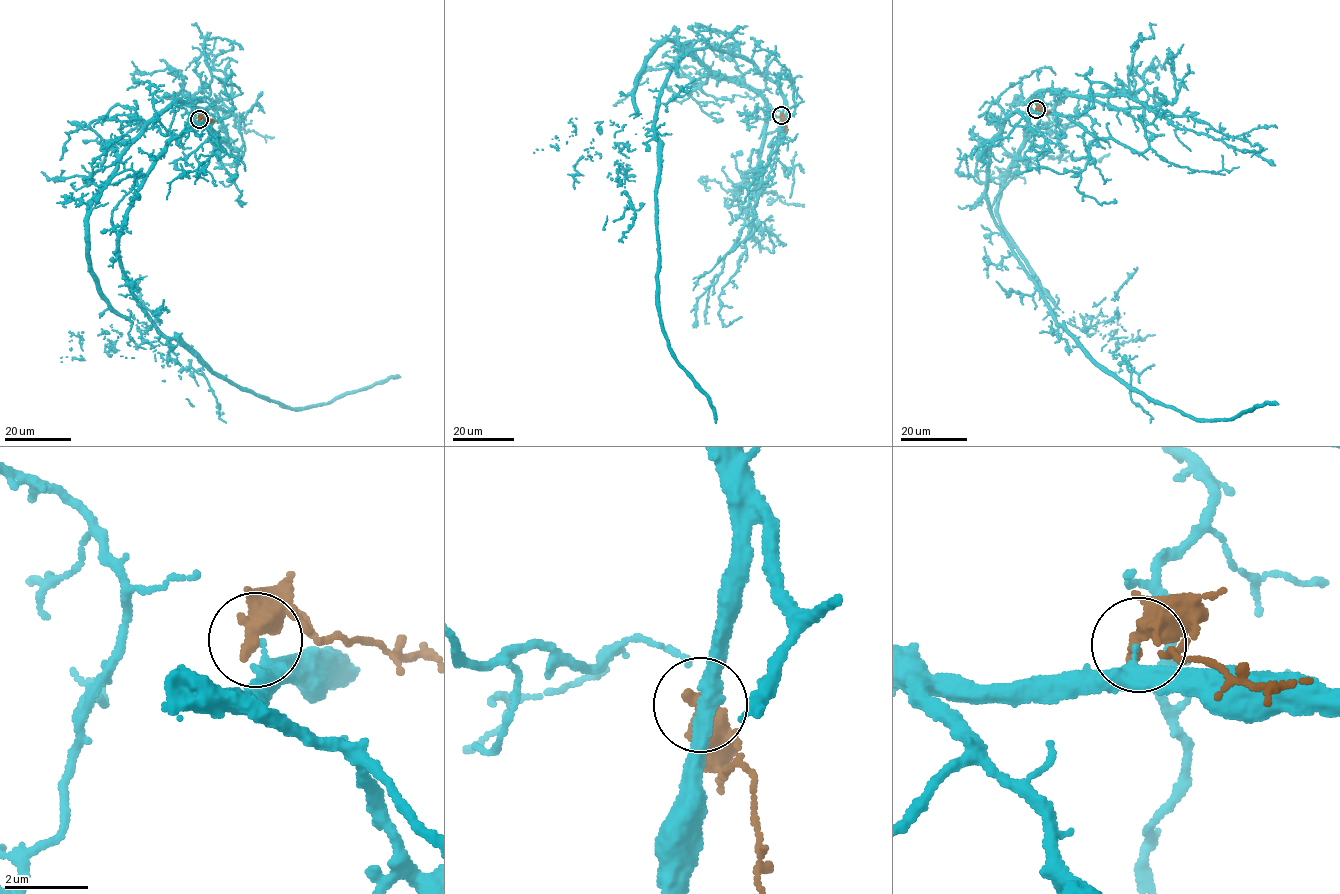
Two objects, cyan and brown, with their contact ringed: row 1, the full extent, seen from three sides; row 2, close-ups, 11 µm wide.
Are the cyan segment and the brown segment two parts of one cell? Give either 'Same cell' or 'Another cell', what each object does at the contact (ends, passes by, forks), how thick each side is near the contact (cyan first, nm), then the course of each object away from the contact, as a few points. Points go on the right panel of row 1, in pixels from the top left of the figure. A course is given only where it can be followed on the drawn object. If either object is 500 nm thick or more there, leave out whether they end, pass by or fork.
Another cell. At the ring cyan passes by. At the ring brown passes by. Thickness 220 nm (cyan) against 400 nm. Course of cyan: (1036, 109), (1011, 113), (993, 140), (986, 201), (1056, 323), (1131, 387), (1195, 419), (1229, 420), (1278, 404). Course of brown: (1036, 109), (1050, 112)

